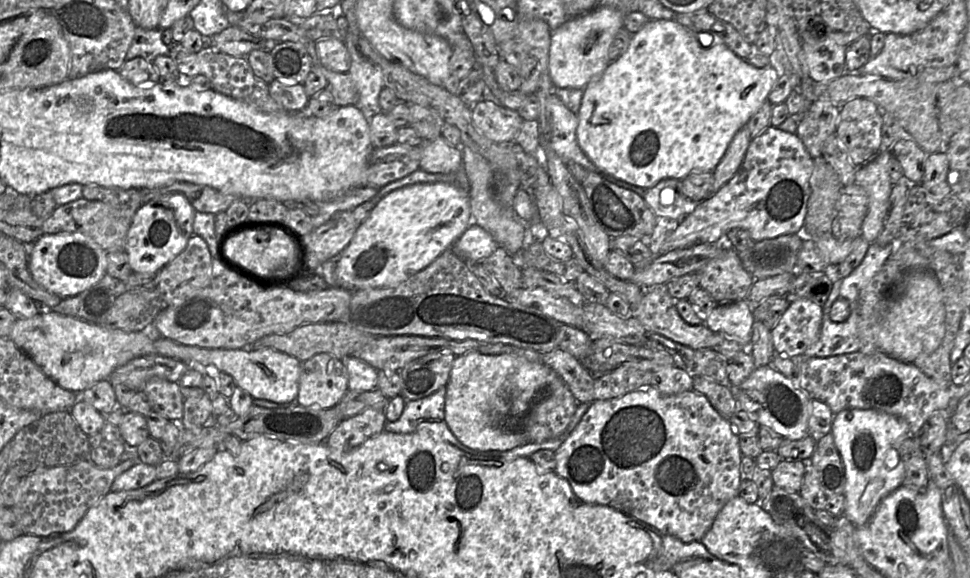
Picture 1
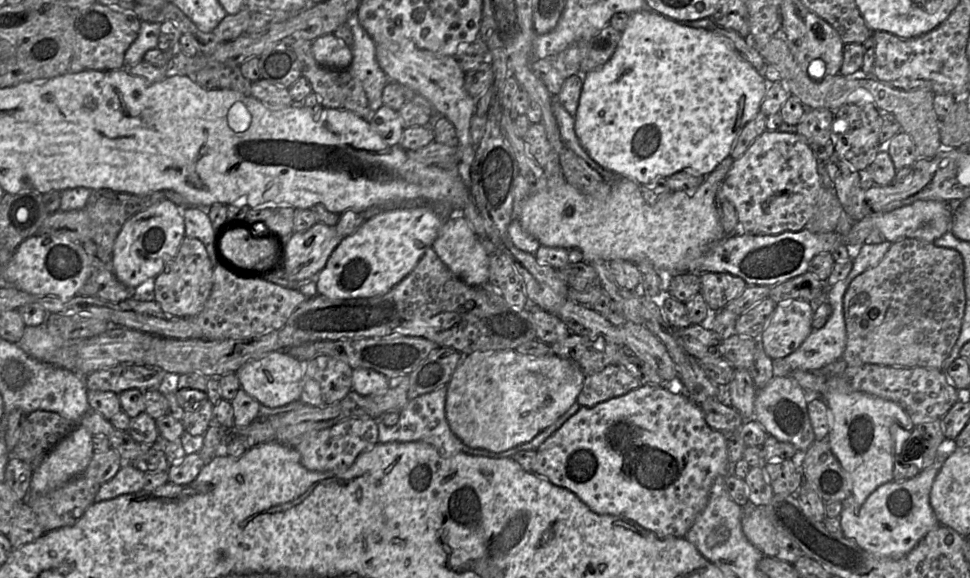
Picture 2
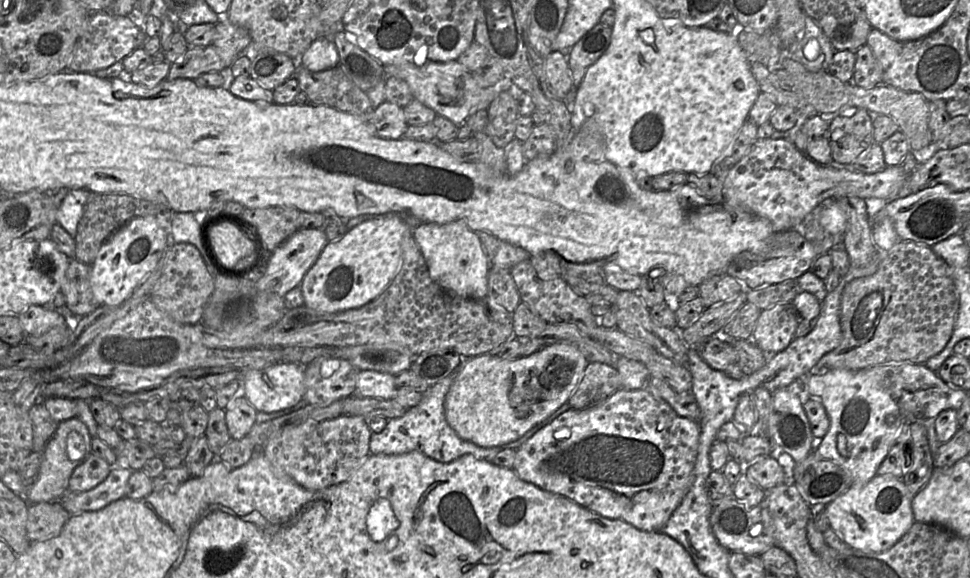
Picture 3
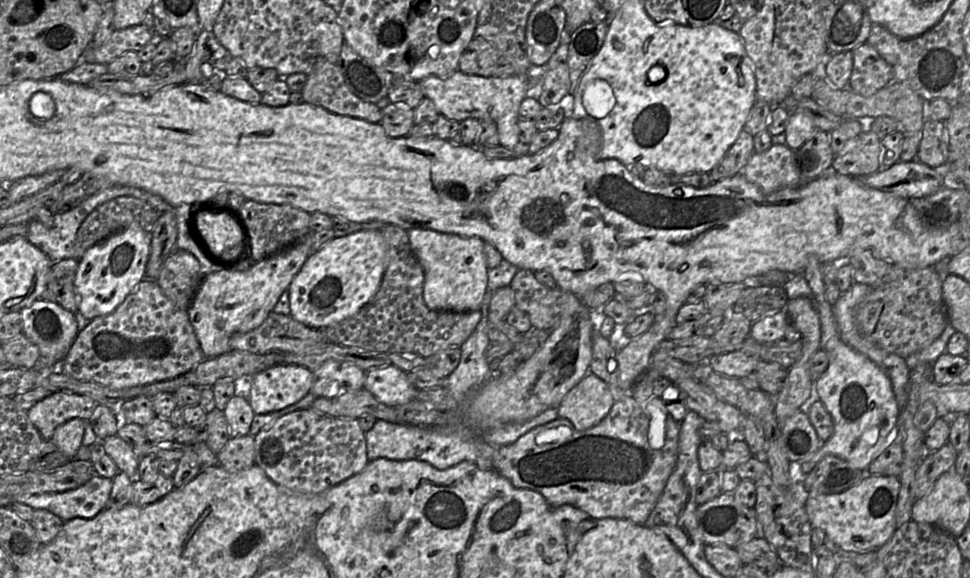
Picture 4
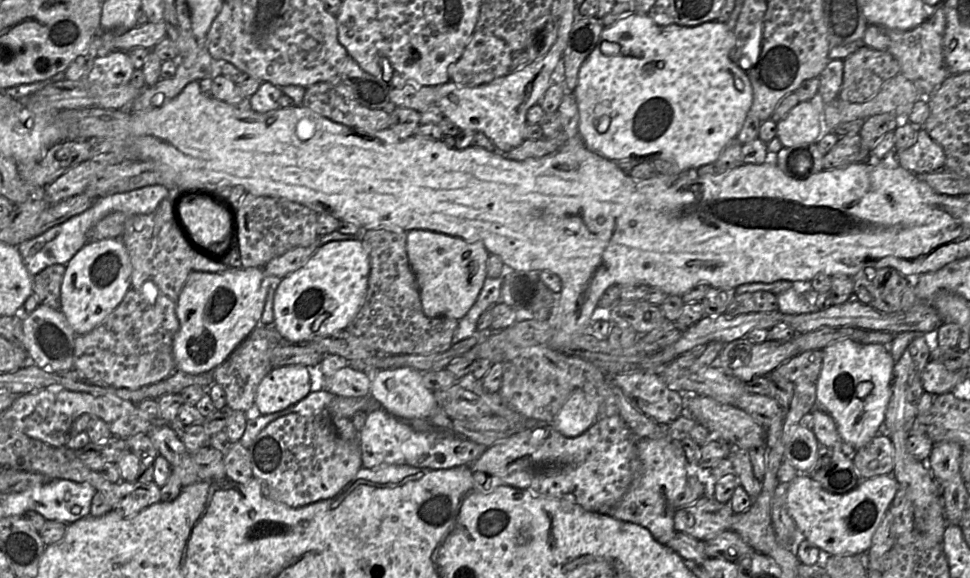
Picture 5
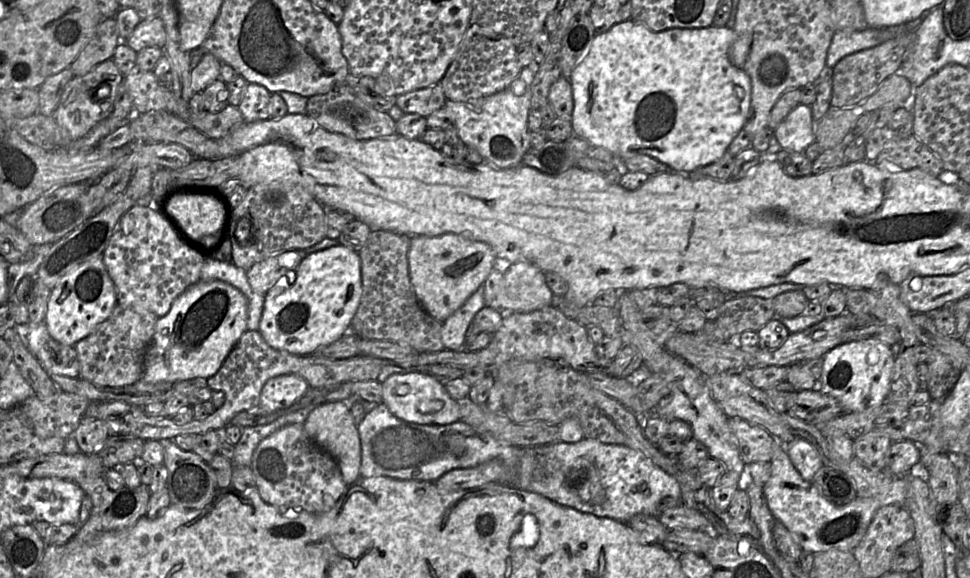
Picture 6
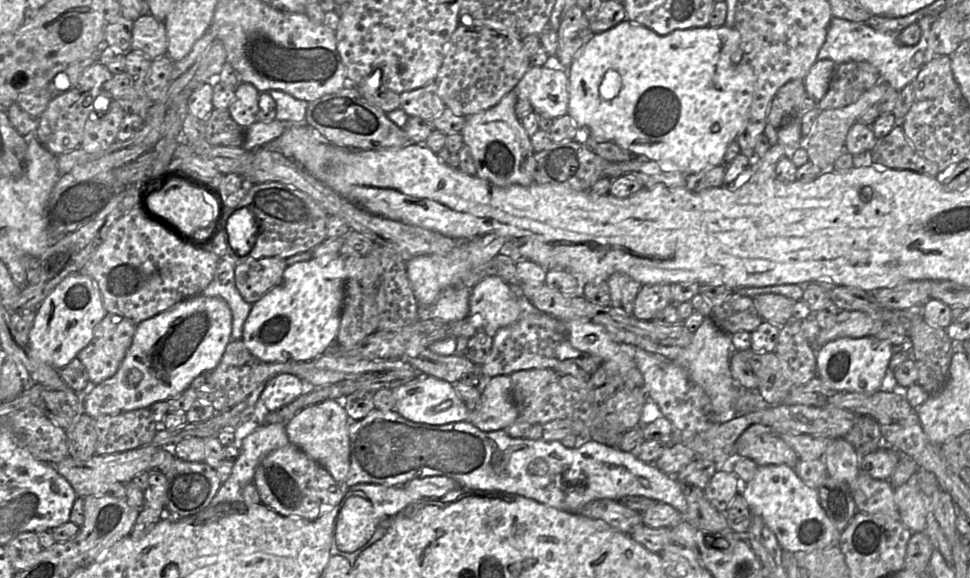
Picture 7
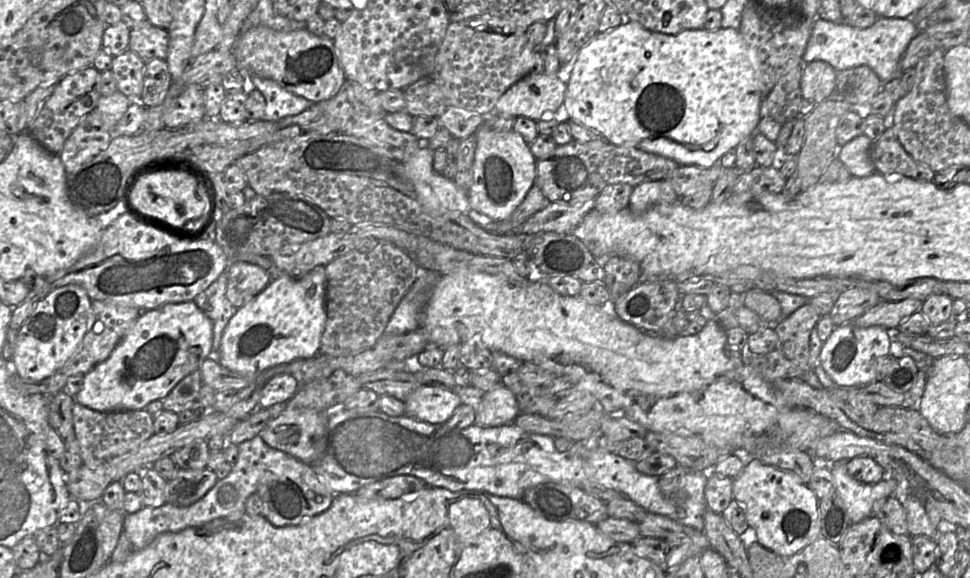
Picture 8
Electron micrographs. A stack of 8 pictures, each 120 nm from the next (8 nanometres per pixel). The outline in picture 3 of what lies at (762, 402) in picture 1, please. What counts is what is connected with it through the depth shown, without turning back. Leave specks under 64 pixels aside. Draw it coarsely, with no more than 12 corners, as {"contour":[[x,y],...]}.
{"contour":[[772,393],[771,456],[797,463],[816,439],[800,398]]}

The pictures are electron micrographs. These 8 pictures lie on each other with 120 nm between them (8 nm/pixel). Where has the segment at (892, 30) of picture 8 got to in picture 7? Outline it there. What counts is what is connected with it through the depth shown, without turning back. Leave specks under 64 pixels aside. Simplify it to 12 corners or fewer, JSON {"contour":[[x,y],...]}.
{"contour":[[833,17],[817,58],[867,61],[902,90],[923,66],[931,26],[915,45],[864,22]]}

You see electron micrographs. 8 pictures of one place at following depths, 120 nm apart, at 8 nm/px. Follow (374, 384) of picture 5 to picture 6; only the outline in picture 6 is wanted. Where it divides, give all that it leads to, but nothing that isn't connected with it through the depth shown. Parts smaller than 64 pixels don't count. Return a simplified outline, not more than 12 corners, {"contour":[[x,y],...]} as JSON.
{"contour":[[416,371],[382,382],[382,403],[412,423],[461,419],[443,383]]}

